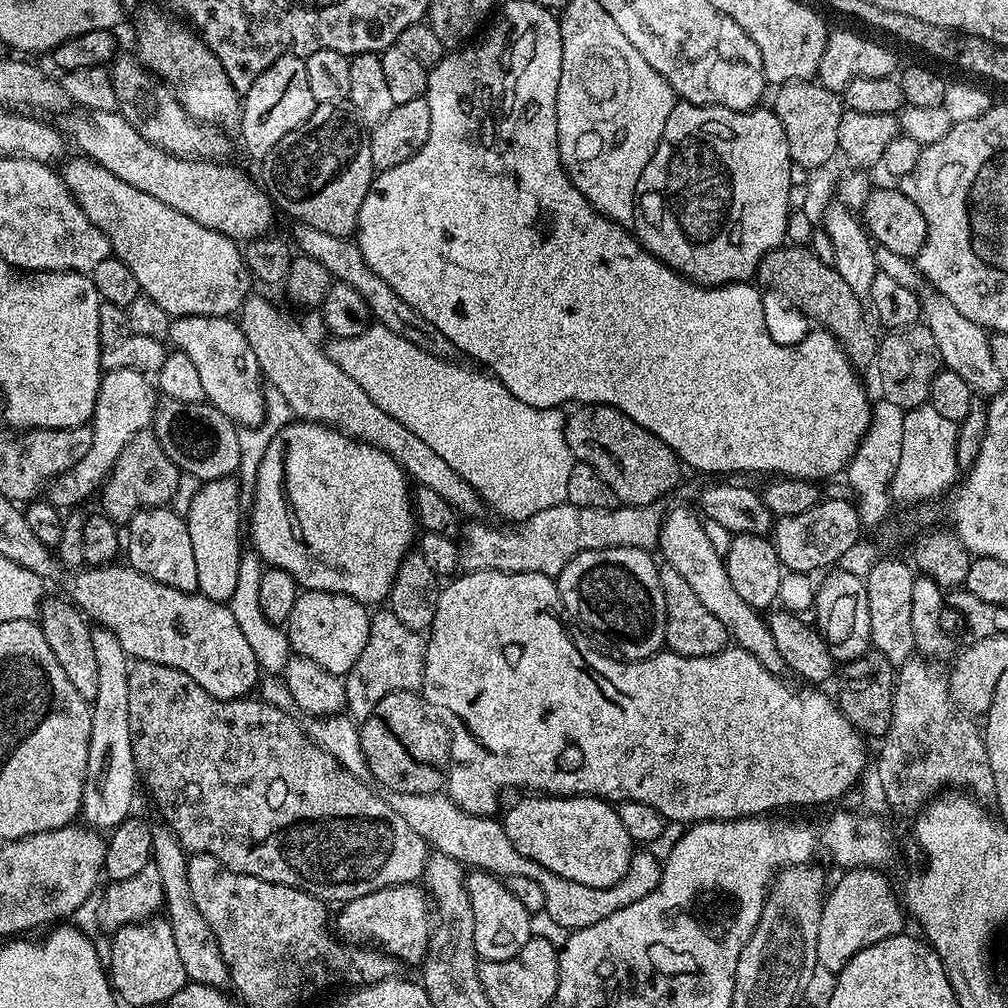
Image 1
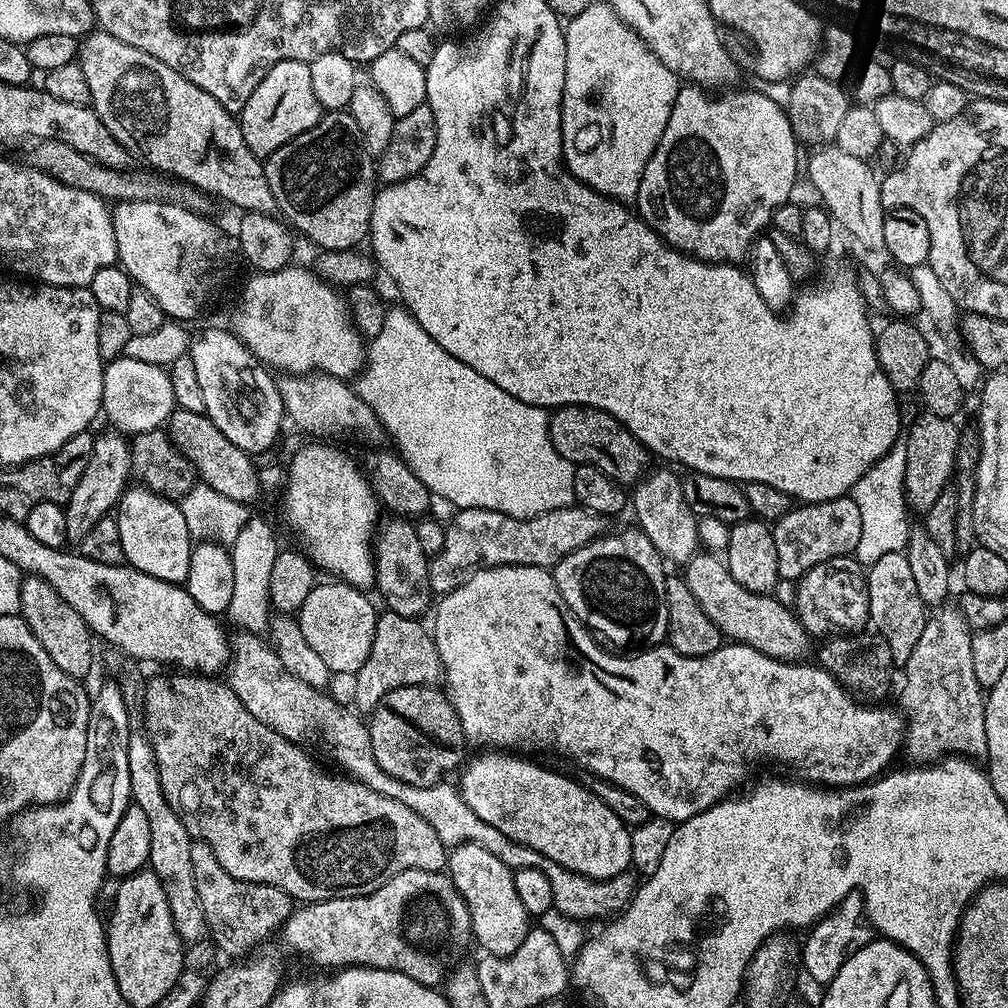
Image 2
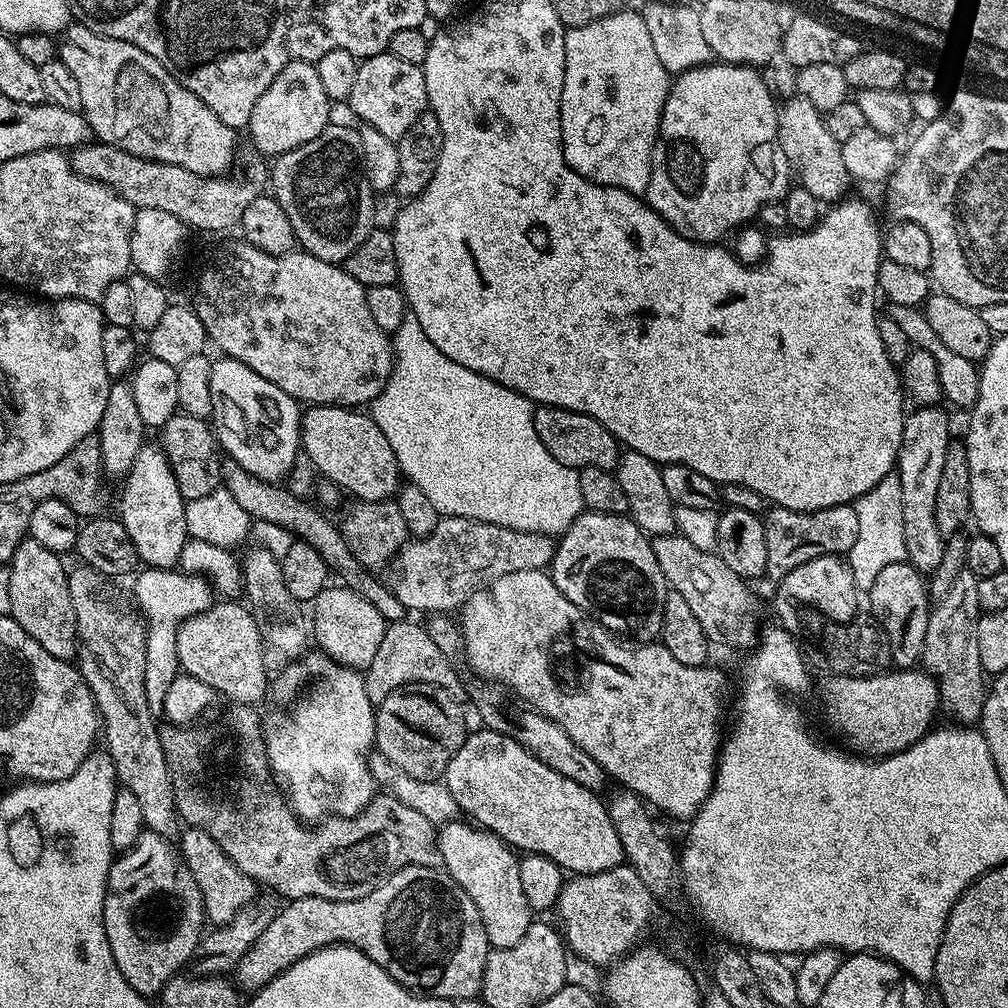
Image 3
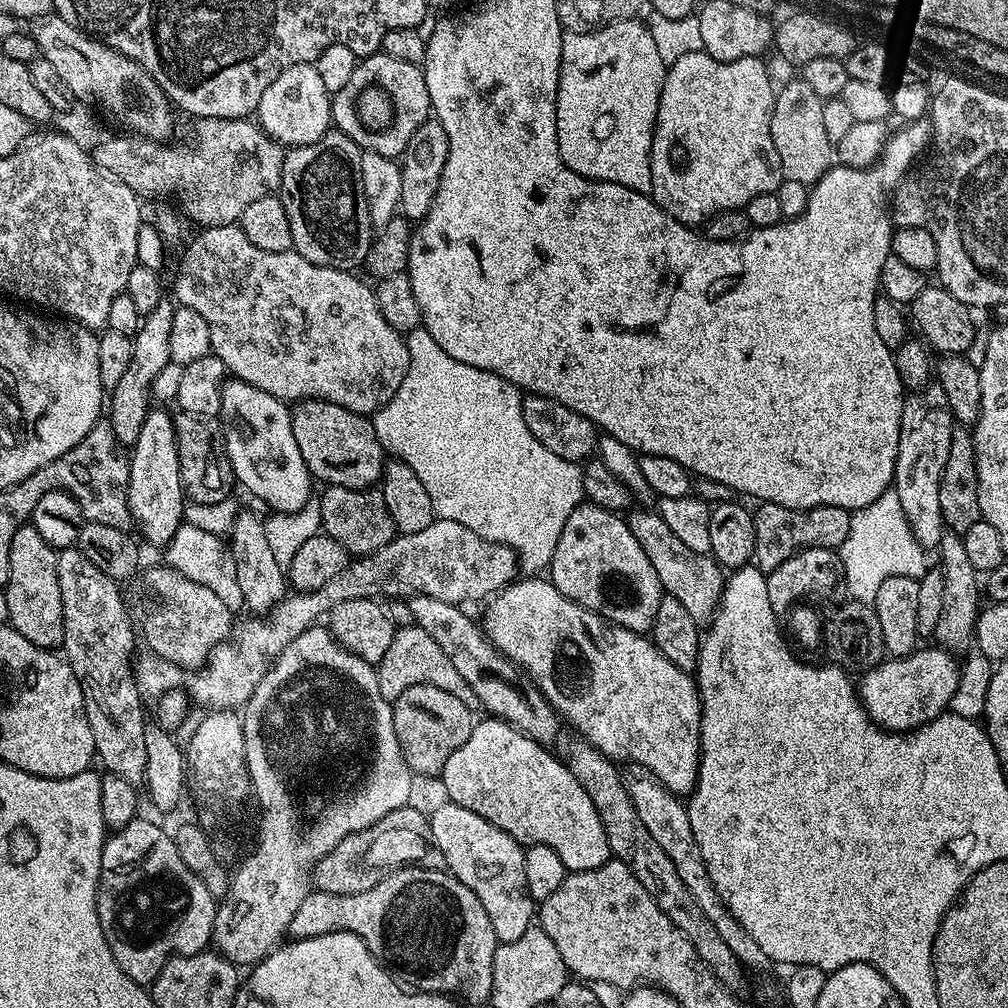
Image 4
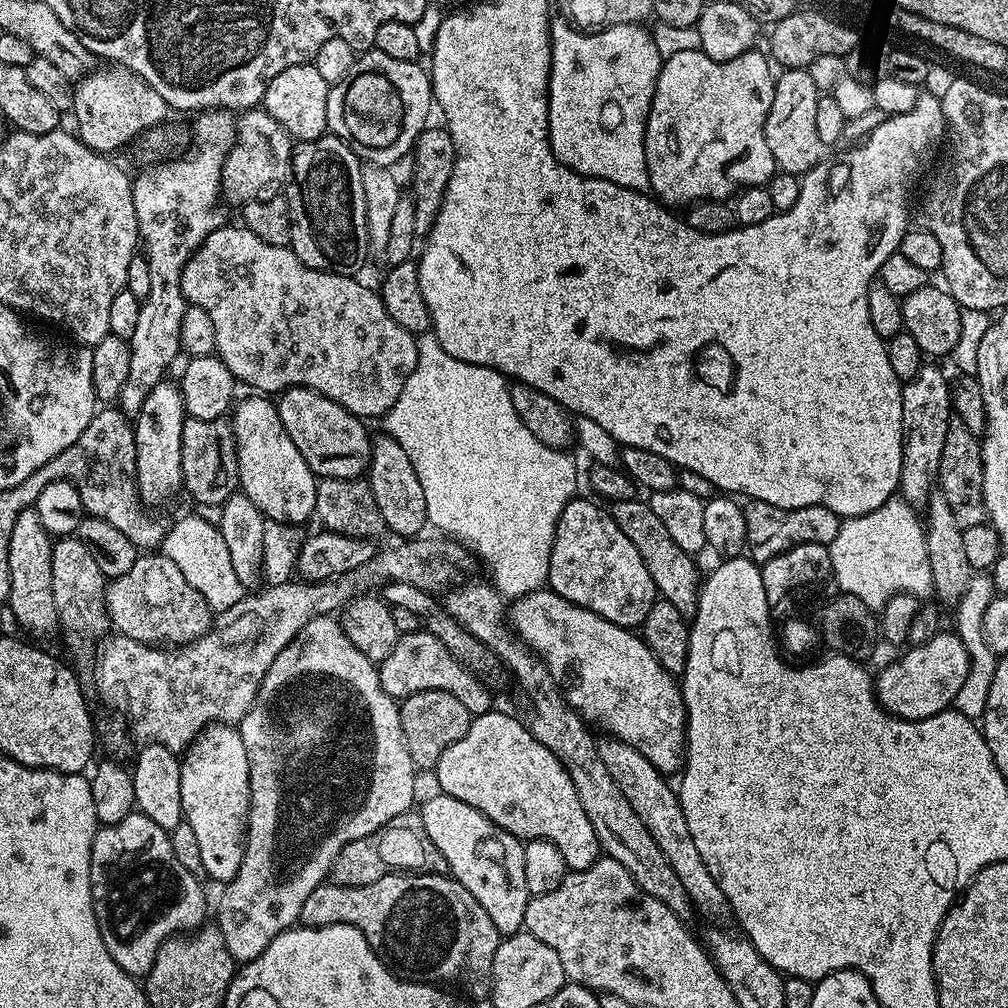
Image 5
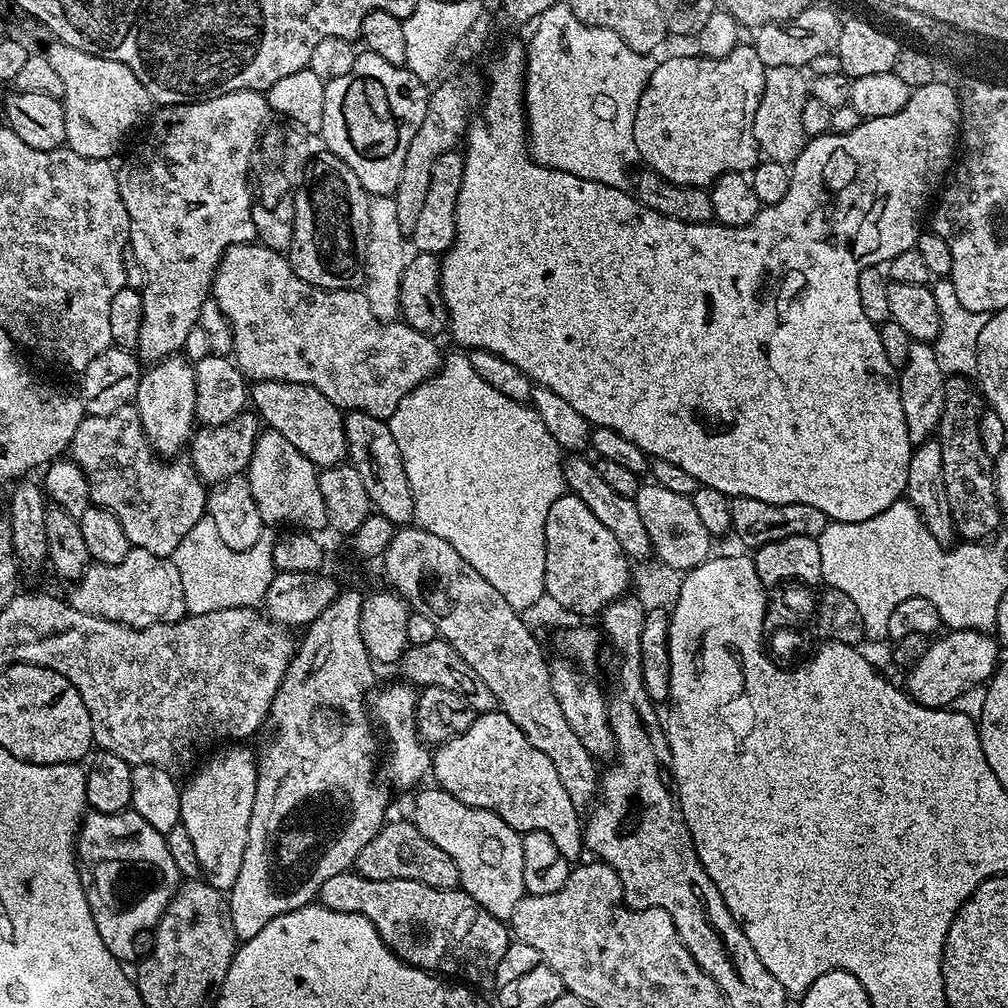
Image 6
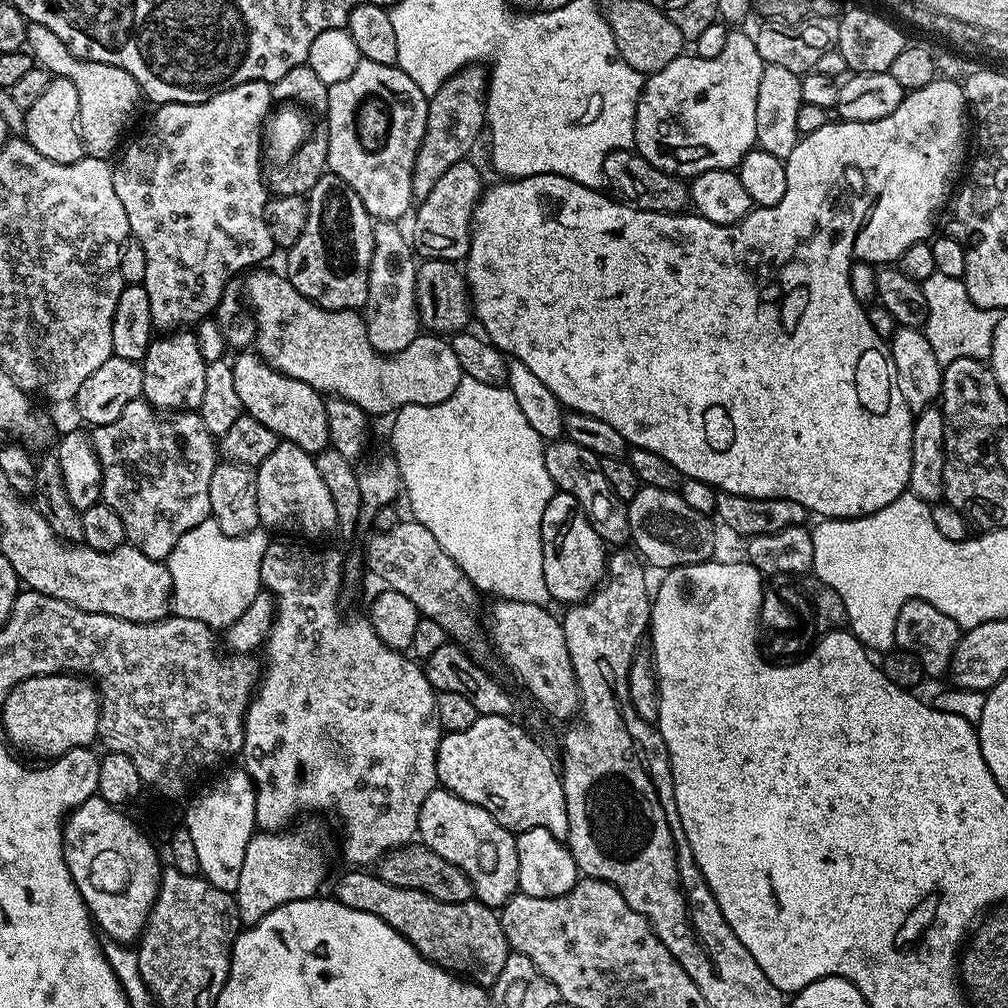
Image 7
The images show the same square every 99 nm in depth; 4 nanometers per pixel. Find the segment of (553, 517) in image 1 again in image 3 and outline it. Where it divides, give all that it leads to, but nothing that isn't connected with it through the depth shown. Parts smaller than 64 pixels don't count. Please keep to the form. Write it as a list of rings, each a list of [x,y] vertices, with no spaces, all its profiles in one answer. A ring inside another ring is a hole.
[[[445,516],[434,526],[429,536],[422,536],[405,543],[394,561],[396,574],[390,579],[398,602],[406,610],[412,608],[423,614],[452,614],[486,584],[492,584],[506,574],[518,570],[544,570],[551,565],[557,541],[541,532],[519,532],[490,522],[478,522],[461,516]]]

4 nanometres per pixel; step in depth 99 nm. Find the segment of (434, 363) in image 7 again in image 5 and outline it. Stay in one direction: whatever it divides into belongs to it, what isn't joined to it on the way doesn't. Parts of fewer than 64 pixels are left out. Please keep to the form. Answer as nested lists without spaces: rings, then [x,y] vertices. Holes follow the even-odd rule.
[[[221,226],[212,231],[204,239],[198,251],[189,258],[182,272],[182,294],[188,304],[206,310],[211,324],[214,325],[215,355],[219,356],[222,362],[226,362],[230,374],[234,374],[241,385],[249,384],[252,387],[249,389],[260,394],[279,394],[287,388],[309,388],[338,402],[338,406],[350,410],[355,416],[380,418],[387,414],[390,406],[394,406],[394,402],[398,402],[398,394],[402,394],[402,386],[406,386],[406,378],[410,378],[410,374],[418,362],[416,336],[402,330],[402,326],[398,326],[398,322],[394,322],[394,318],[390,318],[390,314],[386,314],[386,306],[380,301],[379,295],[373,289],[371,292],[366,285],[359,284],[359,279],[311,268],[294,255],[291,247],[270,246],[270,242],[262,242],[262,238],[258,238],[258,234],[254,234],[249,228],[243,226],[228,227]]]

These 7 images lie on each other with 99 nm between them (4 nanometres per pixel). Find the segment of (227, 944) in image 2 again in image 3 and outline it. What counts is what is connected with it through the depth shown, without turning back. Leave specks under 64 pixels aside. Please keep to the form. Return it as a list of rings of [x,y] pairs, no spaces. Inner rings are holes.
[[[191,826],[185,827],[178,836],[178,850],[182,855],[184,865],[188,867],[194,878],[194,882],[198,882],[198,890],[202,894],[204,902],[205,917],[211,923],[213,920],[213,925],[229,924],[235,916],[240,915],[251,905],[248,903],[255,898],[256,891],[258,891],[256,881],[251,880],[246,874],[242,874],[242,870],[238,870],[238,866],[234,866],[234,862],[230,862],[230,858],[222,850],[222,846],[218,846],[218,842],[214,842],[214,838],[210,838],[210,834],[206,834],[206,830]]]

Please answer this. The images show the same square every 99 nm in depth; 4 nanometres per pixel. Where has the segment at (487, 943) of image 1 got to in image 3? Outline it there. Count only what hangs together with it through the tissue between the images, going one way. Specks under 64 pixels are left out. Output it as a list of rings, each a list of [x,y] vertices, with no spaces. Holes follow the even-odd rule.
[[[460,818],[439,825],[438,839],[442,867],[462,890],[466,890],[466,894],[470,894],[474,906],[478,906],[489,945],[505,948],[514,946],[514,942],[522,942],[522,934],[526,934],[532,925],[534,913],[522,890],[517,853],[492,832]]]

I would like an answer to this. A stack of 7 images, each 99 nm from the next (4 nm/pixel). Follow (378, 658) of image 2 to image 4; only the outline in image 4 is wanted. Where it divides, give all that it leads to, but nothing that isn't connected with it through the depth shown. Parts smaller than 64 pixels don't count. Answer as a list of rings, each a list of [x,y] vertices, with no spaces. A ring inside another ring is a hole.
[[[396,628],[389,648],[386,654],[382,654],[379,664],[375,665],[375,670],[378,690],[386,701],[396,700],[398,694],[402,694],[402,690],[410,690],[410,686],[429,684],[438,686],[438,690],[446,690],[446,694],[454,694],[454,698],[459,698],[462,706],[466,706],[466,710],[473,714],[481,711],[478,694],[474,694],[474,690],[470,690],[470,685],[459,676],[457,668],[442,651],[442,646],[438,646],[438,642],[434,642],[434,638],[430,638],[430,634],[426,634],[426,630],[421,628]]]

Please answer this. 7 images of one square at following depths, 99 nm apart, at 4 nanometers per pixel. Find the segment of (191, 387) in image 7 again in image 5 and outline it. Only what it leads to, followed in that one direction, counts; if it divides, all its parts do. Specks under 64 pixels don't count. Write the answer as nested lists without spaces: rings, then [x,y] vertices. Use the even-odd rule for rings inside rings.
[[[165,378],[142,402],[142,410],[134,417],[136,429],[136,485],[144,503],[149,506],[164,504],[181,491],[182,426],[186,419],[179,383]]]

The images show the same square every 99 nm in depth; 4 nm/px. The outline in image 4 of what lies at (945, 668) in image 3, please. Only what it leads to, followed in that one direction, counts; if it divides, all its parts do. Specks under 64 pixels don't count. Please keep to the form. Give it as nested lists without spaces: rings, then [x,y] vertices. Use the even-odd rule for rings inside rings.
[[[945,531],[938,547],[942,561],[946,590],[942,593],[942,614],[938,617],[938,626],[934,640],[939,647],[951,654],[967,654],[973,651],[976,639],[976,618],[982,607],[982,584],[978,573],[970,564],[961,537],[955,532]]]

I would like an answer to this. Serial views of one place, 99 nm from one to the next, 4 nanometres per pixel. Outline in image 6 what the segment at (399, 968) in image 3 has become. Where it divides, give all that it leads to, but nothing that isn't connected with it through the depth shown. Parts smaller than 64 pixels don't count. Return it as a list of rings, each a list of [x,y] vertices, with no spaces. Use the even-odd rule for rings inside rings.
[[[349,870],[333,874],[331,878],[326,878],[326,882],[322,882],[318,903],[326,910],[358,914],[366,918],[374,926],[374,930],[378,930],[389,952],[412,967],[475,986],[477,989],[488,990],[493,987],[498,962],[502,962],[502,954],[506,954],[510,943],[509,925],[482,910],[482,906],[478,906],[474,898],[455,888],[435,888],[413,880],[371,880],[361,872]]]

